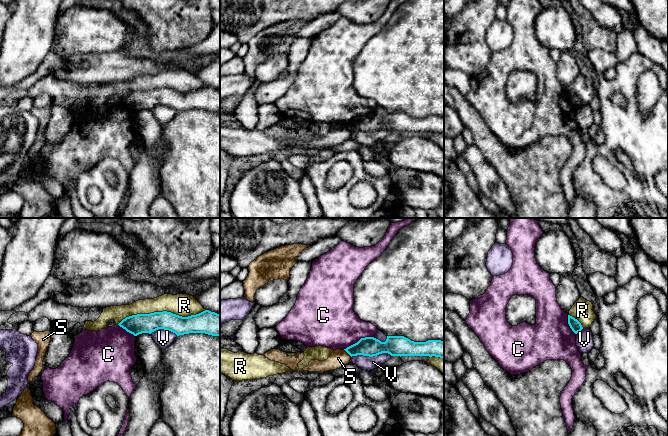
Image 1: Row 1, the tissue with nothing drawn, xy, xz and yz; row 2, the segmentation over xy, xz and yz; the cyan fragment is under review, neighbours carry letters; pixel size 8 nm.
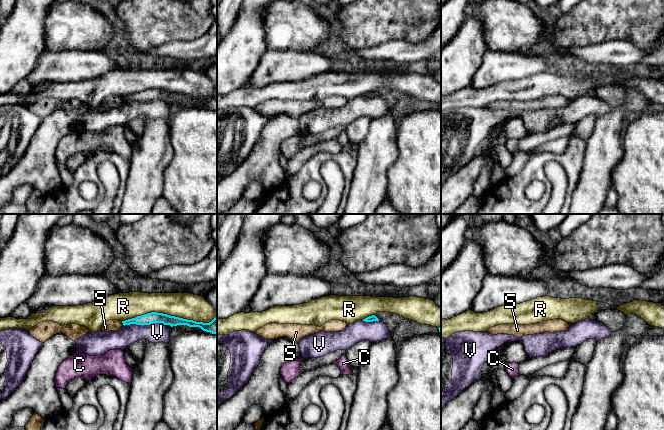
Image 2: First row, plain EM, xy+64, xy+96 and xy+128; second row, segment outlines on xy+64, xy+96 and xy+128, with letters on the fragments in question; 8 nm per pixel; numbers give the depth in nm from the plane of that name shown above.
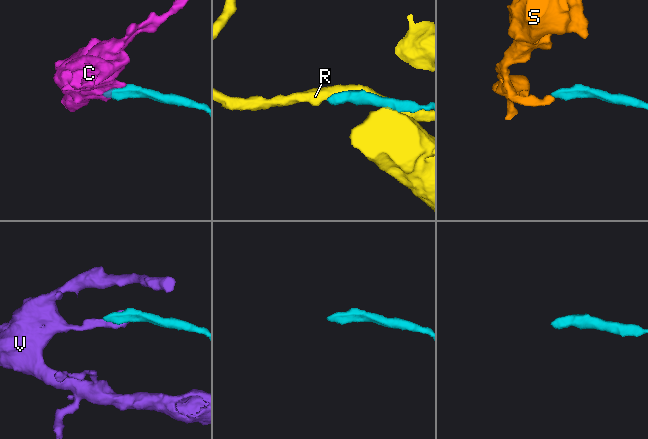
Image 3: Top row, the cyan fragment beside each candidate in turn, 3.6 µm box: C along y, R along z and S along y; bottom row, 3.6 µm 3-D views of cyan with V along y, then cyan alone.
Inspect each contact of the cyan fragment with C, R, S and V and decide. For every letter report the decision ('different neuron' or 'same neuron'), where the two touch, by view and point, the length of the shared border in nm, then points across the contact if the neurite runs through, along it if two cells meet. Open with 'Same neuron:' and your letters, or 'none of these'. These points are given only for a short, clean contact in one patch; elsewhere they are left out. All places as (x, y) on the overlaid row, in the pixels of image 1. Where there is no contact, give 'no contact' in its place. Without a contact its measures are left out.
Same neuron: none of these
C: different neuron | xz (358, 341) | 260 nm | along xz (372, 336), (360, 338), (343, 349)
R: different neuron | xy (161, 312) | 700 nm
S: different neuron | xz (348, 353) | 90 nm | along xz (344, 349), (351, 356)
V: different neuron | xz (371, 356) | 320 nm

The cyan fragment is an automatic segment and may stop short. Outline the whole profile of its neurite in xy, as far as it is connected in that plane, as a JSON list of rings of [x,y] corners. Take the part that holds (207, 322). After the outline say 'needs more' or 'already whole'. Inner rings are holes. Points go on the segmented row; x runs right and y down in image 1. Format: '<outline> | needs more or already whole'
[[[209,310],[188,317],[167,311],[137,314],[126,317],[118,325],[134,336],[151,334],[158,329],[171,331],[177,336],[189,333],[220,336],[220,315]]] | already whole

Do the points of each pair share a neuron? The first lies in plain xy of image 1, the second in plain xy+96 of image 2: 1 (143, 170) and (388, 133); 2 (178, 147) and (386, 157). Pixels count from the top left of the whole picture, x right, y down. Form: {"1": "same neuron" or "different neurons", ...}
{"1": "same neuron", "2": "different neurons"}

